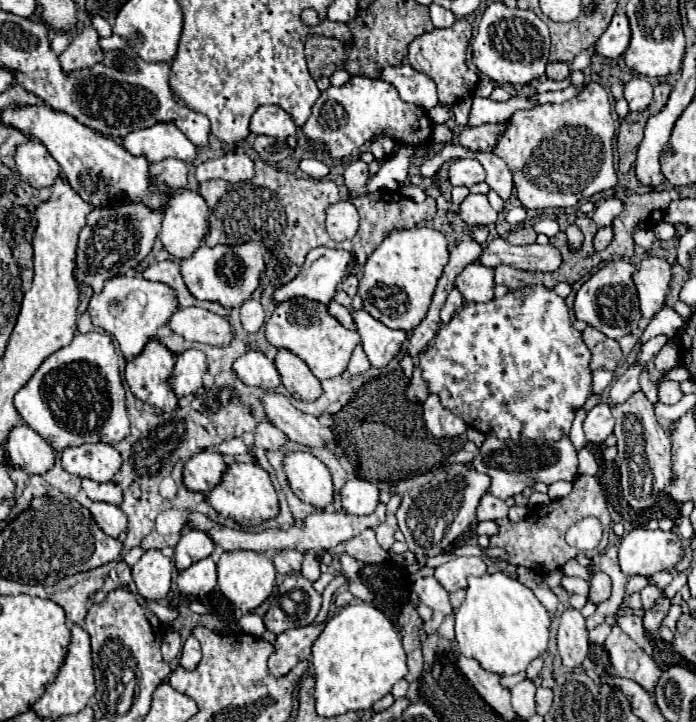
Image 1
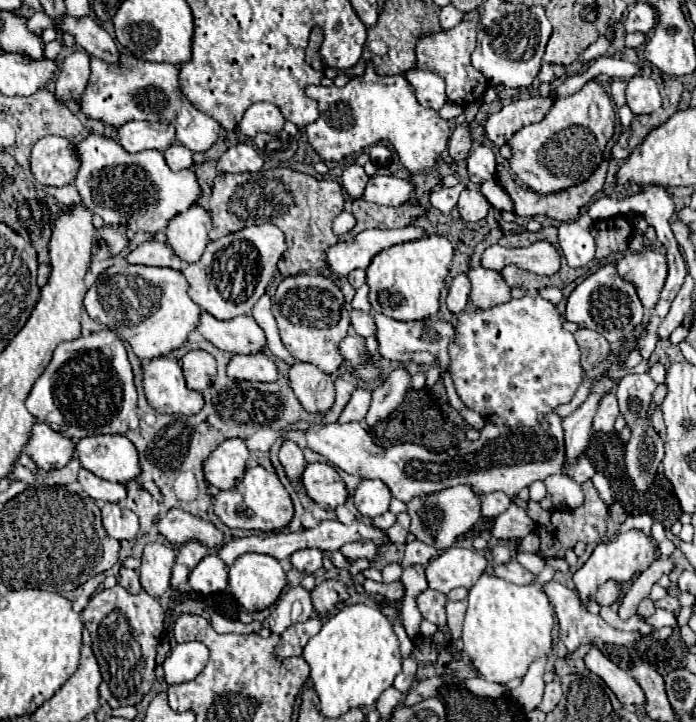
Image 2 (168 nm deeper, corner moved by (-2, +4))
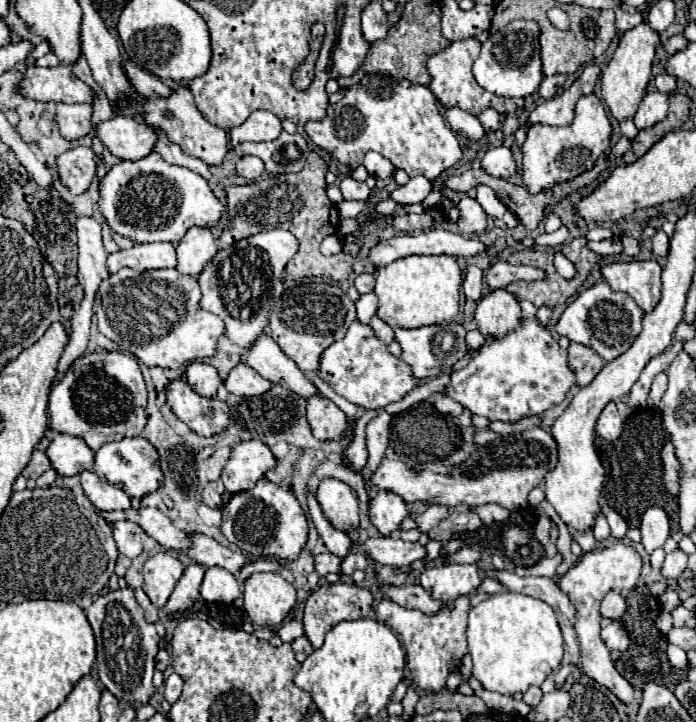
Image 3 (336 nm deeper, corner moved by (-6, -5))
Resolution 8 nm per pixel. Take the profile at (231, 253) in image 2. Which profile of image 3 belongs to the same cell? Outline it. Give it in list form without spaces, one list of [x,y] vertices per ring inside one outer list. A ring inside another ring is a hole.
[[[284,229],[262,231],[250,235],[226,249],[220,249],[214,259],[198,275],[202,289],[200,307],[218,315],[226,325],[226,337],[246,349],[268,325],[268,305],[274,283],[280,279],[286,263],[296,255],[298,239]]]

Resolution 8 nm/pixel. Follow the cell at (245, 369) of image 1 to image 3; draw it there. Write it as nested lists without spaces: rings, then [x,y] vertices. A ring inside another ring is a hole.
[[[238,363],[238,365],[230,371],[230,375],[228,375],[228,379],[224,381],[224,385],[226,385],[226,389],[228,389],[230,393],[242,395],[242,397],[262,395],[262,393],[266,393],[266,391],[272,387],[272,383],[270,383],[268,379],[264,379],[262,375],[258,375],[254,369],[246,367],[244,363]]]

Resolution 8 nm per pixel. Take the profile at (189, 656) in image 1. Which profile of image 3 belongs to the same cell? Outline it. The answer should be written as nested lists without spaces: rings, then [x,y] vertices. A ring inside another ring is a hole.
[[[172,673],[166,681],[164,681],[164,699],[168,703],[176,703],[180,693],[182,693],[182,687],[184,687],[184,679],[178,675],[178,673]]]

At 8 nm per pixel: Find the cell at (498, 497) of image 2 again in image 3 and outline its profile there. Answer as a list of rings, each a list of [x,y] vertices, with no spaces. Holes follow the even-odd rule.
[[[496,503],[476,507],[474,511],[480,515],[480,519],[482,519],[482,523],[484,523],[484,525],[492,525],[492,523],[504,523],[504,521],[510,517],[510,511],[508,511],[506,507],[502,507],[502,505],[496,505]]]

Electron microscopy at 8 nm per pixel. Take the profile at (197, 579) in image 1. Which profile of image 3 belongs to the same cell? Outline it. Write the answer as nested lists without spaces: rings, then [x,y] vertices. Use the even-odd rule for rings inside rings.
[[[208,567],[204,581],[202,581],[200,595],[208,603],[216,603],[216,601],[232,603],[242,595],[242,591],[240,591],[240,585],[234,579],[234,575],[230,575],[230,571],[226,571],[222,567]]]

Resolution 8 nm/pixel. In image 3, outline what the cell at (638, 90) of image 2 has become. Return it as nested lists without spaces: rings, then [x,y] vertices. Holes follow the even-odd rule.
[[[646,91],[646,95],[642,97],[636,115],[634,115],[634,125],[638,129],[646,129],[652,127],[654,123],[666,119],[668,113],[668,95],[660,93],[660,91]]]

